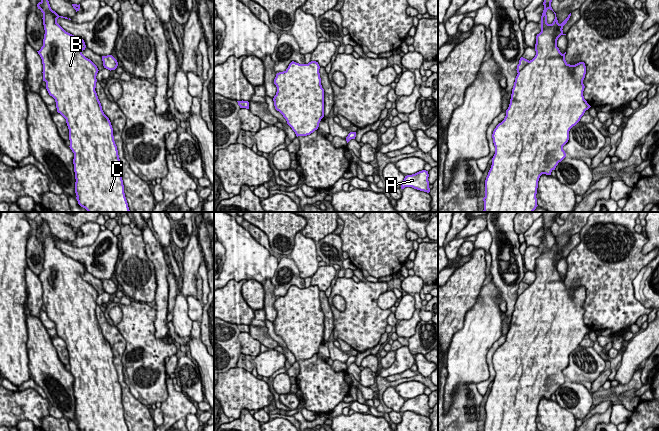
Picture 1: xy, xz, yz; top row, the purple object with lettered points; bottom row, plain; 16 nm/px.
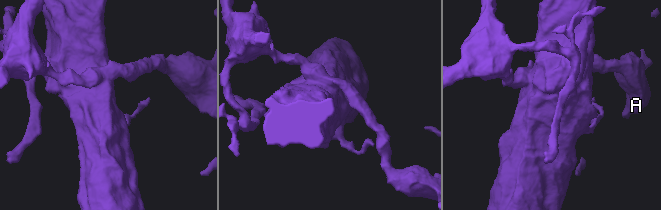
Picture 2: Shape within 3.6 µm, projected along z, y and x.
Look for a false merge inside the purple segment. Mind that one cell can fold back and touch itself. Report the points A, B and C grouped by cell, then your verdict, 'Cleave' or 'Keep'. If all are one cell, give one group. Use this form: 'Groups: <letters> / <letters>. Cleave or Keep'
Groups: A / B C. Cleave

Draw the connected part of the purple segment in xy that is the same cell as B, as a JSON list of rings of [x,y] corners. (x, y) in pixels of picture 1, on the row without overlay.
[[[39,219],[41,225],[37,228],[38,233],[43,237],[43,249],[44,249],[44,263],[43,270],[38,276],[42,283],[42,287],[58,287],[63,290],[73,290],[77,286],[86,282],[82,275],[85,274],[86,269],[82,262],[76,261],[68,256],[66,256],[58,247],[57,243],[59,241],[68,243],[67,241],[59,240],[50,231],[49,225],[45,220]]]

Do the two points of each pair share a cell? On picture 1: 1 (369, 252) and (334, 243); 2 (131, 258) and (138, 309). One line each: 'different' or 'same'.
1: different
2: different

